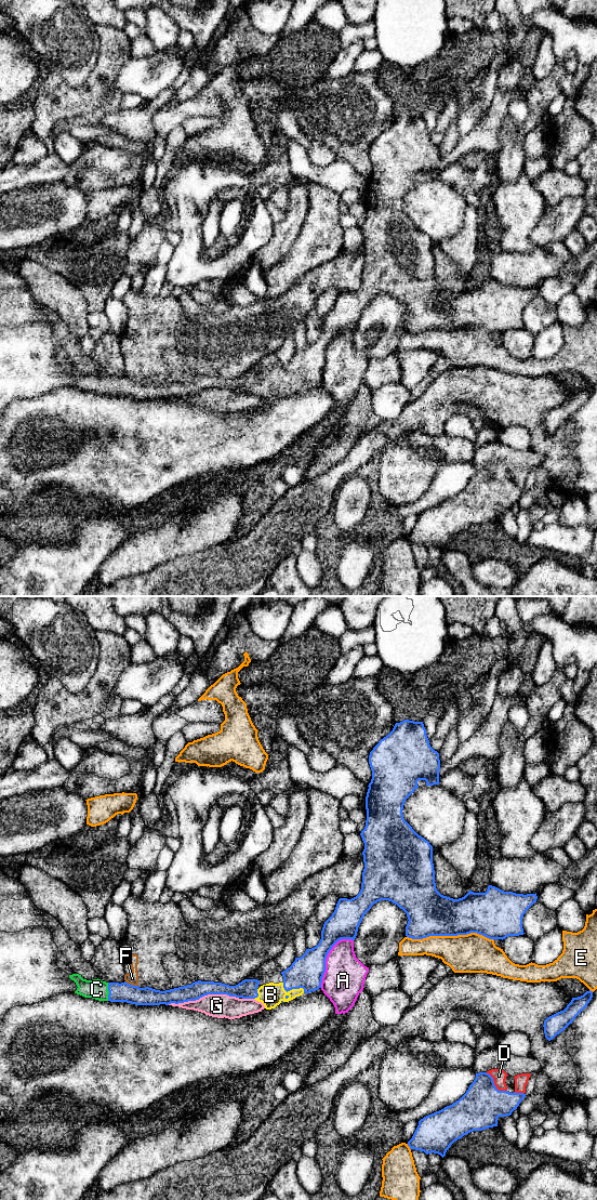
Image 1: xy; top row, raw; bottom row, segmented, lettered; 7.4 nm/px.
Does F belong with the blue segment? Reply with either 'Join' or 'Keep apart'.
Keep apart

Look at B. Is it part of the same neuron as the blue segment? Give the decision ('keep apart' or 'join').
join

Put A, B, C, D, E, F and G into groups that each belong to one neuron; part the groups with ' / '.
A / B C D / E / F / G

